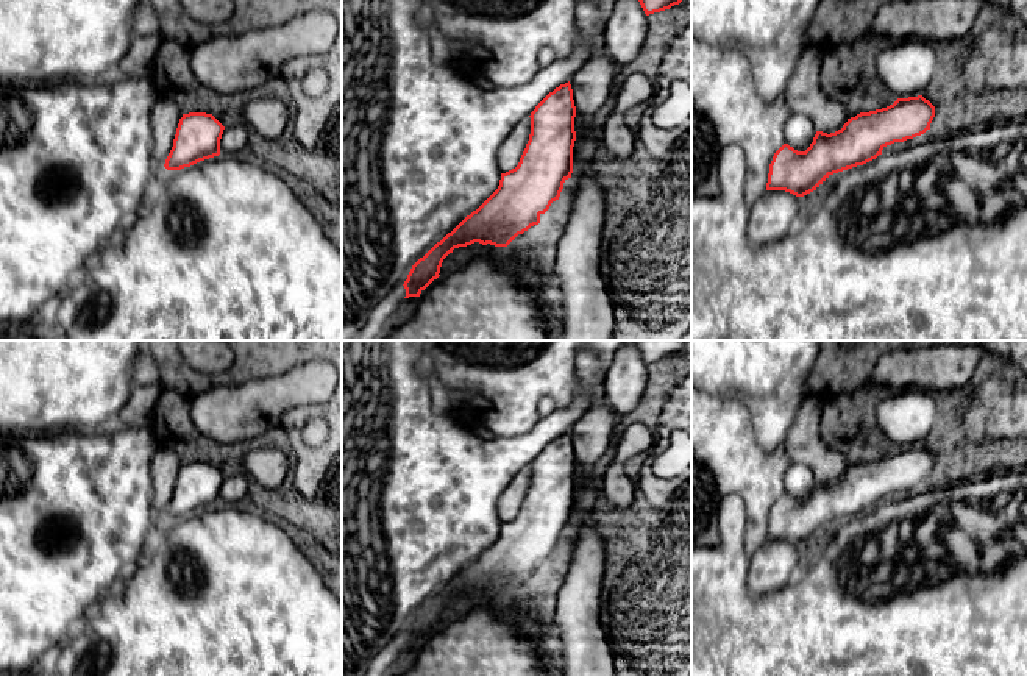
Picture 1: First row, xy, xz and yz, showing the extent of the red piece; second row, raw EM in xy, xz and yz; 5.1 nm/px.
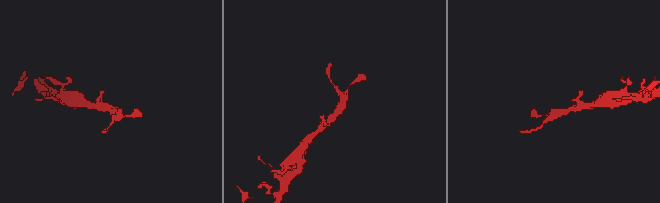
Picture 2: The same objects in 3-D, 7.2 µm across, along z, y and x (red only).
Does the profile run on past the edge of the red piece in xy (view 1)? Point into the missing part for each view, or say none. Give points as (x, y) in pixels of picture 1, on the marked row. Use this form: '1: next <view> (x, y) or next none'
1: next none

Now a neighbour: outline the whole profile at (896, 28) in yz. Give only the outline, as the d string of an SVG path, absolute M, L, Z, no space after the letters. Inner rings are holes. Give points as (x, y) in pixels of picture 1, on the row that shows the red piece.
M885 0L874 31L893 42L918 39L929 44L965 37L985 0Z

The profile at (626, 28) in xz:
M617 0L604 30L599 50L618 67L631 62L646 37L648 16L638 0Z

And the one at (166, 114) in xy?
M159 98L151 111L153 159L158 167L164 167L173 147L173 139L183 112L179 106L165 98Z

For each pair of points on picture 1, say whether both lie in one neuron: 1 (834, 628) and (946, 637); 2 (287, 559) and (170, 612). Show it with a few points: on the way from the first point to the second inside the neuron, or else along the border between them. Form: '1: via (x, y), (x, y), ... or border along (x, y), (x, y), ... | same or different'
1: via (862, 637), (918, 637) | same
2: via (258, 589), (234, 612), (200, 612) | same

